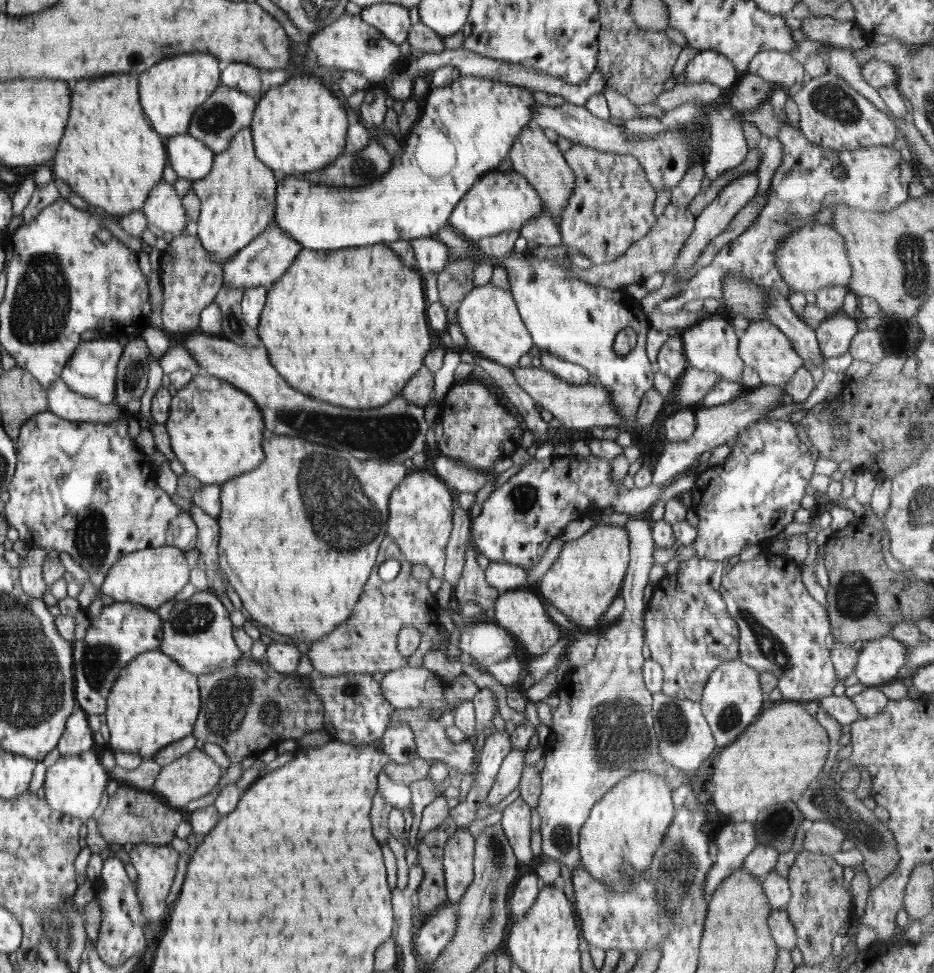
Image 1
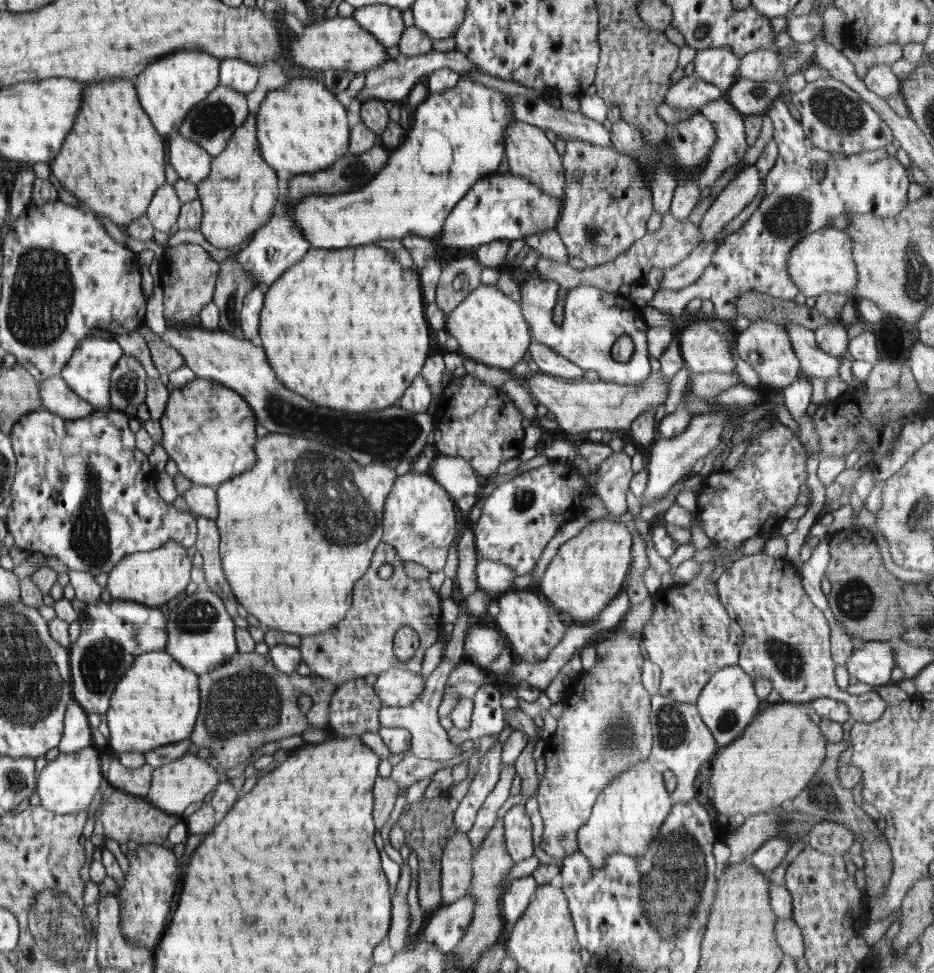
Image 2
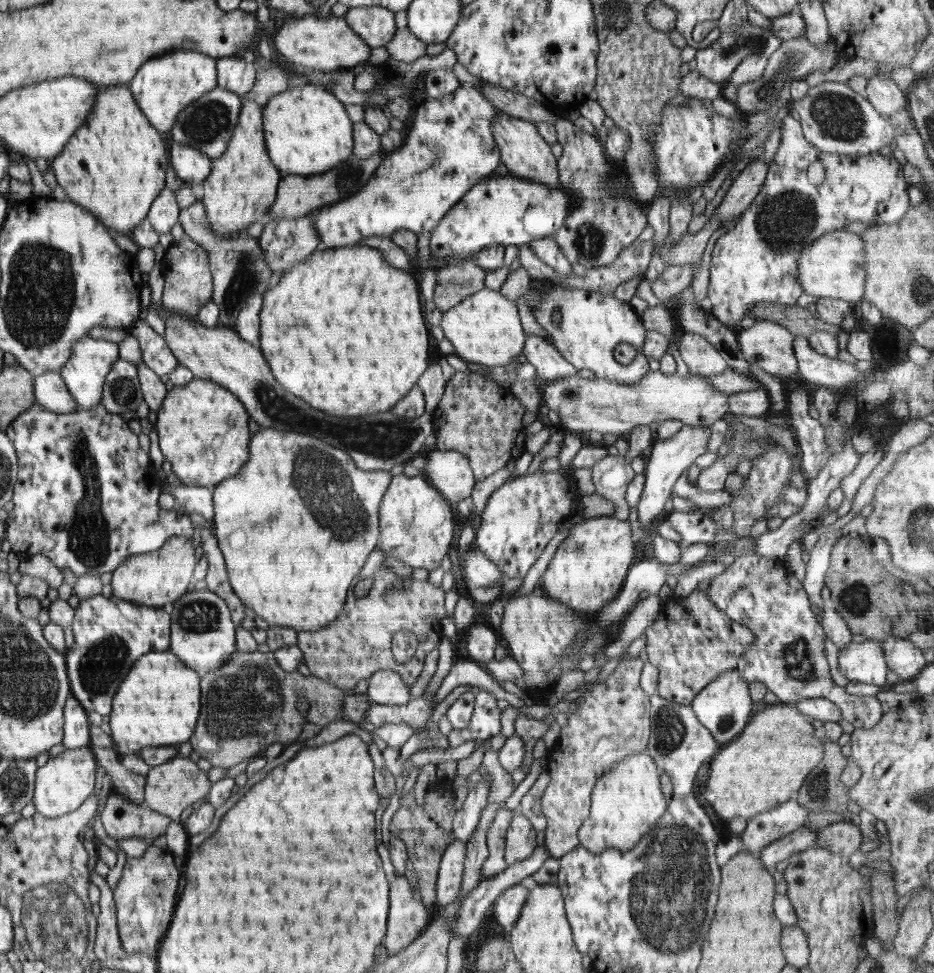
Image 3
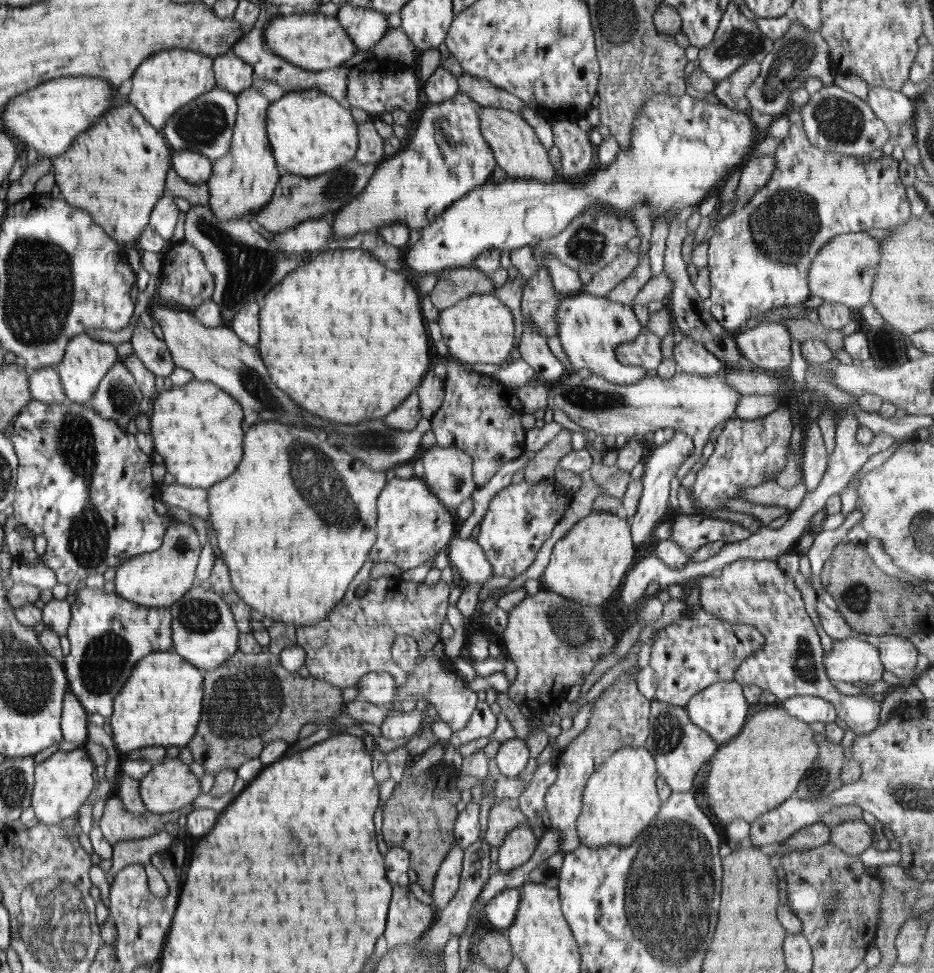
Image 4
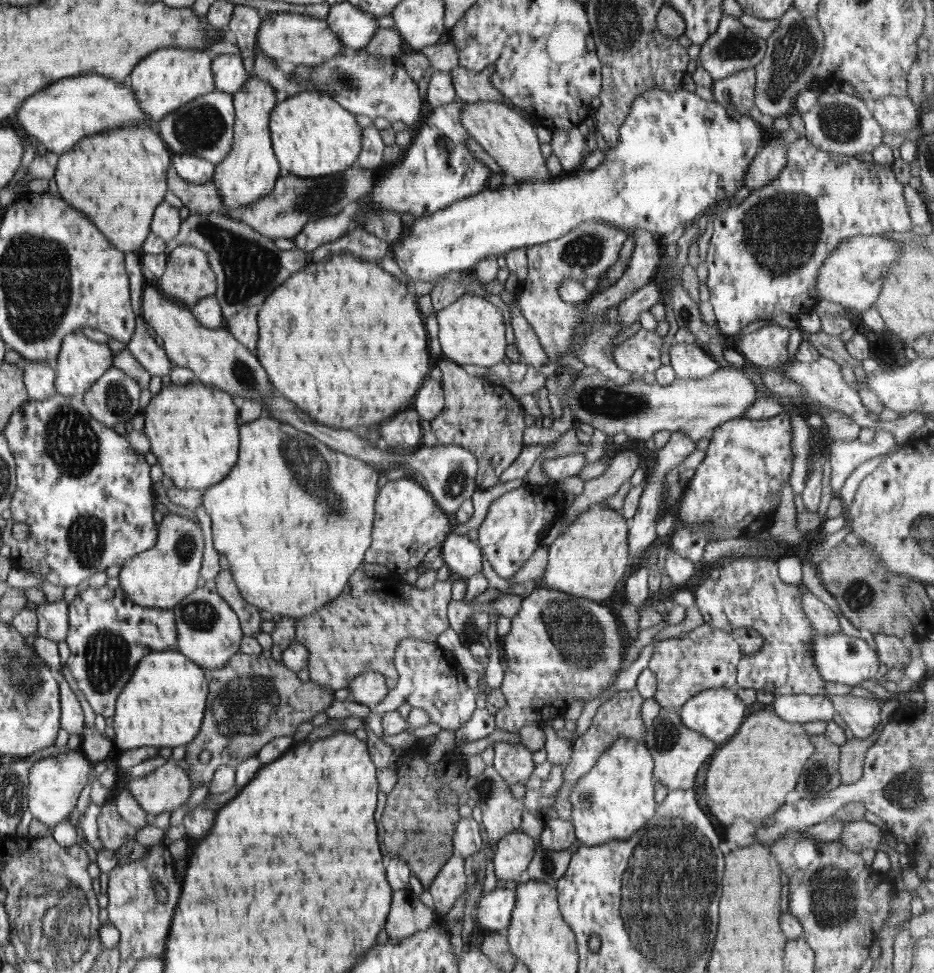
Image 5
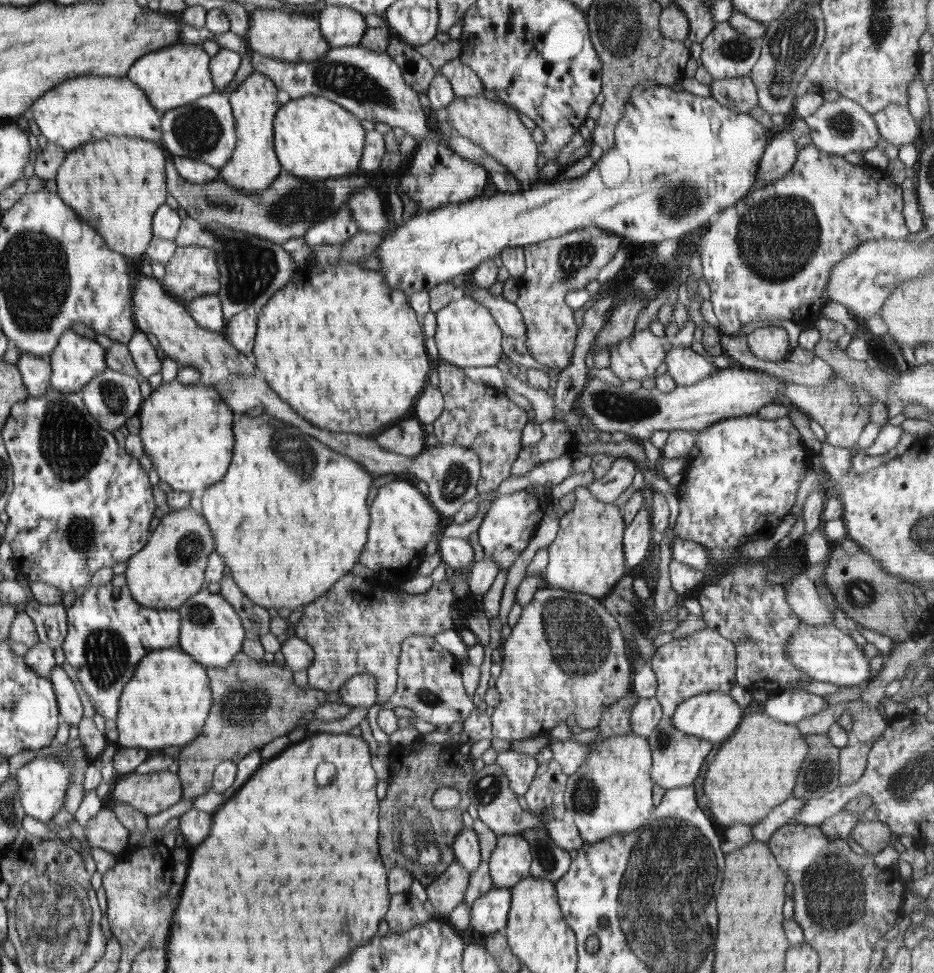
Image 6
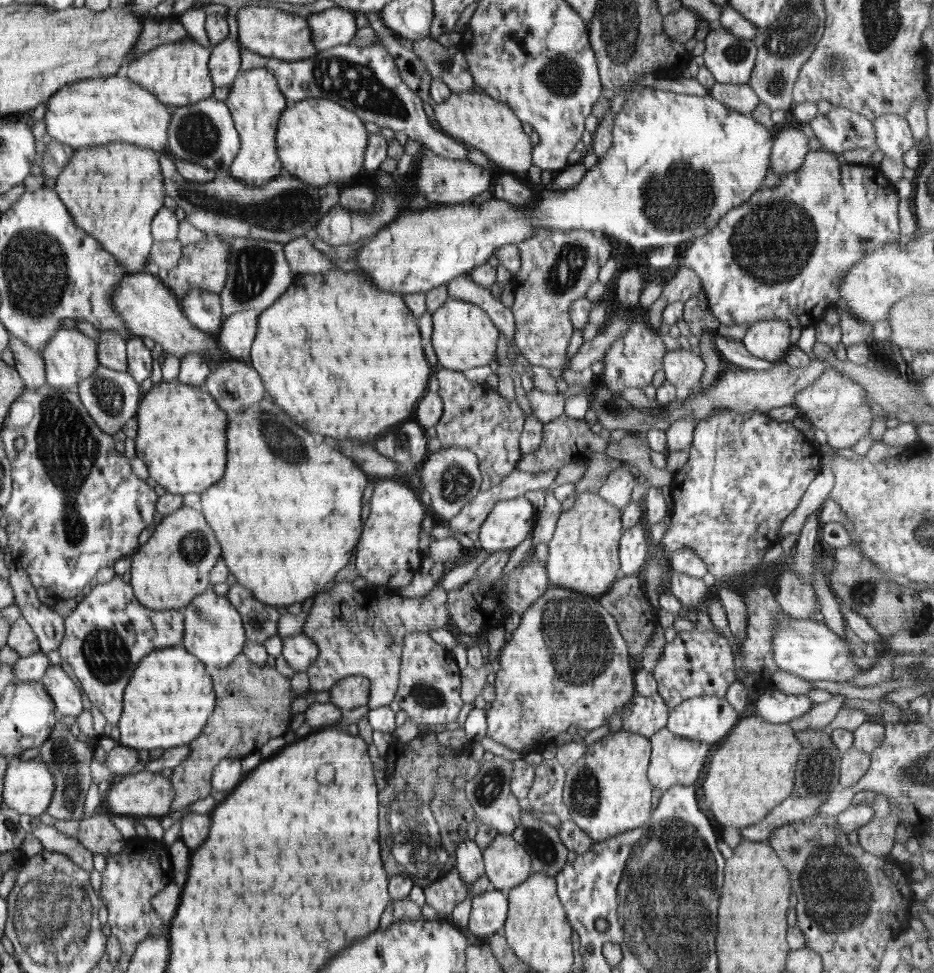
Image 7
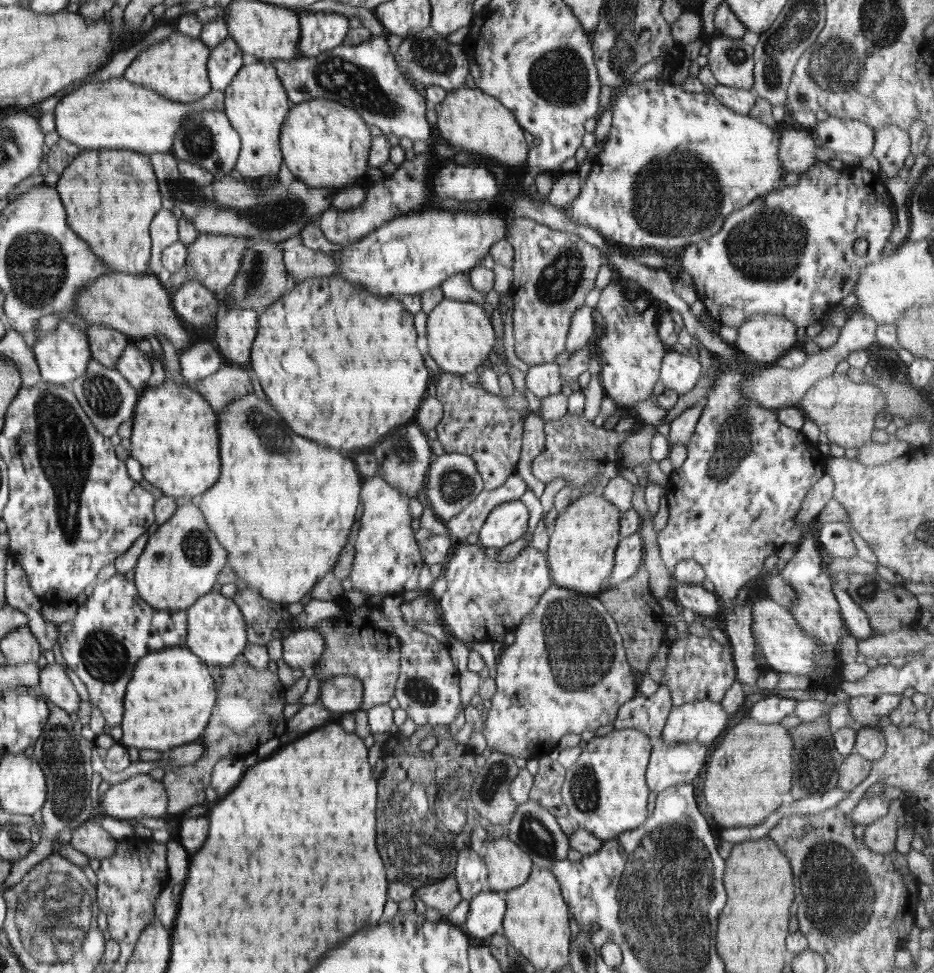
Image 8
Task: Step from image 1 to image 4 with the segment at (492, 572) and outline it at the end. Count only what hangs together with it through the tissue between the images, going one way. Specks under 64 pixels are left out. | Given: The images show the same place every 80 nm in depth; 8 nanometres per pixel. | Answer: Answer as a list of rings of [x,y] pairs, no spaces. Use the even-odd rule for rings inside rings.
[[[458,537],[449,542],[446,548],[452,566],[456,566],[458,574],[469,583],[487,582],[493,572],[482,547],[472,539]]]

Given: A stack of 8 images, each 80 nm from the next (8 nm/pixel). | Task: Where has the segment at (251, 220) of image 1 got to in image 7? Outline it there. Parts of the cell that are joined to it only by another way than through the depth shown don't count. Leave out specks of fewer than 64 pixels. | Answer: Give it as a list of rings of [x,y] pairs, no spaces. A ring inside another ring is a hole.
[[[264,67],[243,68],[223,101],[229,108],[240,140],[240,151],[229,167],[229,175],[246,186],[266,186],[282,172],[276,150],[276,130],[278,119],[290,102],[286,102],[276,77]]]

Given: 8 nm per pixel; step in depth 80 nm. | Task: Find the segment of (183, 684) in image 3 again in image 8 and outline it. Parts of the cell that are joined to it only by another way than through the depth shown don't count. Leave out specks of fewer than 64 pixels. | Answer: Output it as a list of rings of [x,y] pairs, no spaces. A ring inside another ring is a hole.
[[[171,647],[152,654],[147,654],[138,660],[133,668],[133,675],[128,682],[128,714],[124,714],[124,736],[120,743],[124,747],[148,750],[158,750],[165,754],[172,748],[194,742],[202,736],[208,720],[212,716],[216,704],[217,690],[215,681],[209,672],[209,666],[204,664],[188,647]]]

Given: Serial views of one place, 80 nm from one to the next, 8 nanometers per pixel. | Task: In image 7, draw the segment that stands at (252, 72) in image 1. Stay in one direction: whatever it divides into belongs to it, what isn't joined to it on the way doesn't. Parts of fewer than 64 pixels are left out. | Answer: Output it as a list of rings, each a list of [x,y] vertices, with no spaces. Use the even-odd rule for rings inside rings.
[[[227,6],[224,17],[228,22],[228,36],[211,49],[209,56],[209,73],[213,85],[218,88],[231,86],[243,69],[236,13],[233,7]]]

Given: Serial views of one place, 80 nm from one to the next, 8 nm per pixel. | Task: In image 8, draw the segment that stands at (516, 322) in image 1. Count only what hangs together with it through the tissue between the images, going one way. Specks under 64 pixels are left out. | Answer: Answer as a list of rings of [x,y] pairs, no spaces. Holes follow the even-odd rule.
[[[442,299],[427,315],[426,349],[439,368],[458,375],[484,368],[482,362],[493,356],[494,329],[480,304]]]

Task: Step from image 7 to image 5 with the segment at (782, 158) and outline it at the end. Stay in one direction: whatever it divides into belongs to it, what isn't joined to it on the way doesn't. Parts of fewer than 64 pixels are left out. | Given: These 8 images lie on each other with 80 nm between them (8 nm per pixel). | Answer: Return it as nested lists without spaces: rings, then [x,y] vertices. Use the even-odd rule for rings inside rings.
[[[766,142],[750,163],[750,169],[743,177],[742,184],[750,192],[766,187],[774,181],[788,163],[788,150],[780,142]]]

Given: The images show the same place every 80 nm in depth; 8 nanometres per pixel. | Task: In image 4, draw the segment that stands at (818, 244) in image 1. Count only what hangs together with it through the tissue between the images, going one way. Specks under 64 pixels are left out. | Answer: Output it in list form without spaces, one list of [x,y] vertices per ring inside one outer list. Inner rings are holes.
[[[868,233],[839,234],[825,244],[808,269],[808,286],[814,296],[824,301],[846,305],[859,311],[871,302],[871,292],[876,279],[876,265],[880,261],[881,242]]]

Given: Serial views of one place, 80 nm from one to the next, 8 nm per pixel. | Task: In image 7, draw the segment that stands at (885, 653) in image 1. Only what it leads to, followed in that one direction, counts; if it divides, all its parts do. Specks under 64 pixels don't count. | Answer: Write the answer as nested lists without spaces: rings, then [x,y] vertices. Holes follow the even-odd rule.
[[[787,614],[782,616],[774,630],[772,652],[774,663],[780,670],[792,673],[804,681],[849,683],[862,672],[850,655],[850,644],[841,641],[826,624],[811,619],[800,620]]]

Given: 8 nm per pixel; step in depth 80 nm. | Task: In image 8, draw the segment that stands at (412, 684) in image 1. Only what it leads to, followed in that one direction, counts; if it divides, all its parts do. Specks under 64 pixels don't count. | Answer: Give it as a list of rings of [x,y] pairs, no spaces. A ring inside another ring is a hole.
[[[349,675],[336,676],[321,682],[318,702],[330,712],[354,713],[361,708],[363,694],[360,679]]]

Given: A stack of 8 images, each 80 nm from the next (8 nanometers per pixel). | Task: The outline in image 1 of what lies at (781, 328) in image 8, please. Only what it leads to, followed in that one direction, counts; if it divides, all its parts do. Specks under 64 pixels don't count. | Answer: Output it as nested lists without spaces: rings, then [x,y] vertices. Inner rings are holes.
[[[768,319],[753,321],[744,332],[741,332],[738,350],[746,366],[756,371],[761,384],[784,386],[803,366],[803,360],[794,350],[790,339]]]

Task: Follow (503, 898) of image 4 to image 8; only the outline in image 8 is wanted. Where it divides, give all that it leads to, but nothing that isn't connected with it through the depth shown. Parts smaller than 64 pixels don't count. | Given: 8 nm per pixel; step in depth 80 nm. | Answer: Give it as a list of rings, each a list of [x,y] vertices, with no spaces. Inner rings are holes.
[[[483,890],[471,901],[471,909],[466,917],[466,934],[474,938],[491,937],[503,928],[506,910],[504,893]]]

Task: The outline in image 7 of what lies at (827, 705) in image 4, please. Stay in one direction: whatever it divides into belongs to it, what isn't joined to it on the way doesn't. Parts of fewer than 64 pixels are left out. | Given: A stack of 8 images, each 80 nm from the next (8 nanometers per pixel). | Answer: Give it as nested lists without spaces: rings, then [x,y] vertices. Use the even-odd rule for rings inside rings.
[[[778,689],[761,690],[756,704],[756,714],[766,722],[789,723],[808,713],[816,702],[807,695],[786,695]]]

